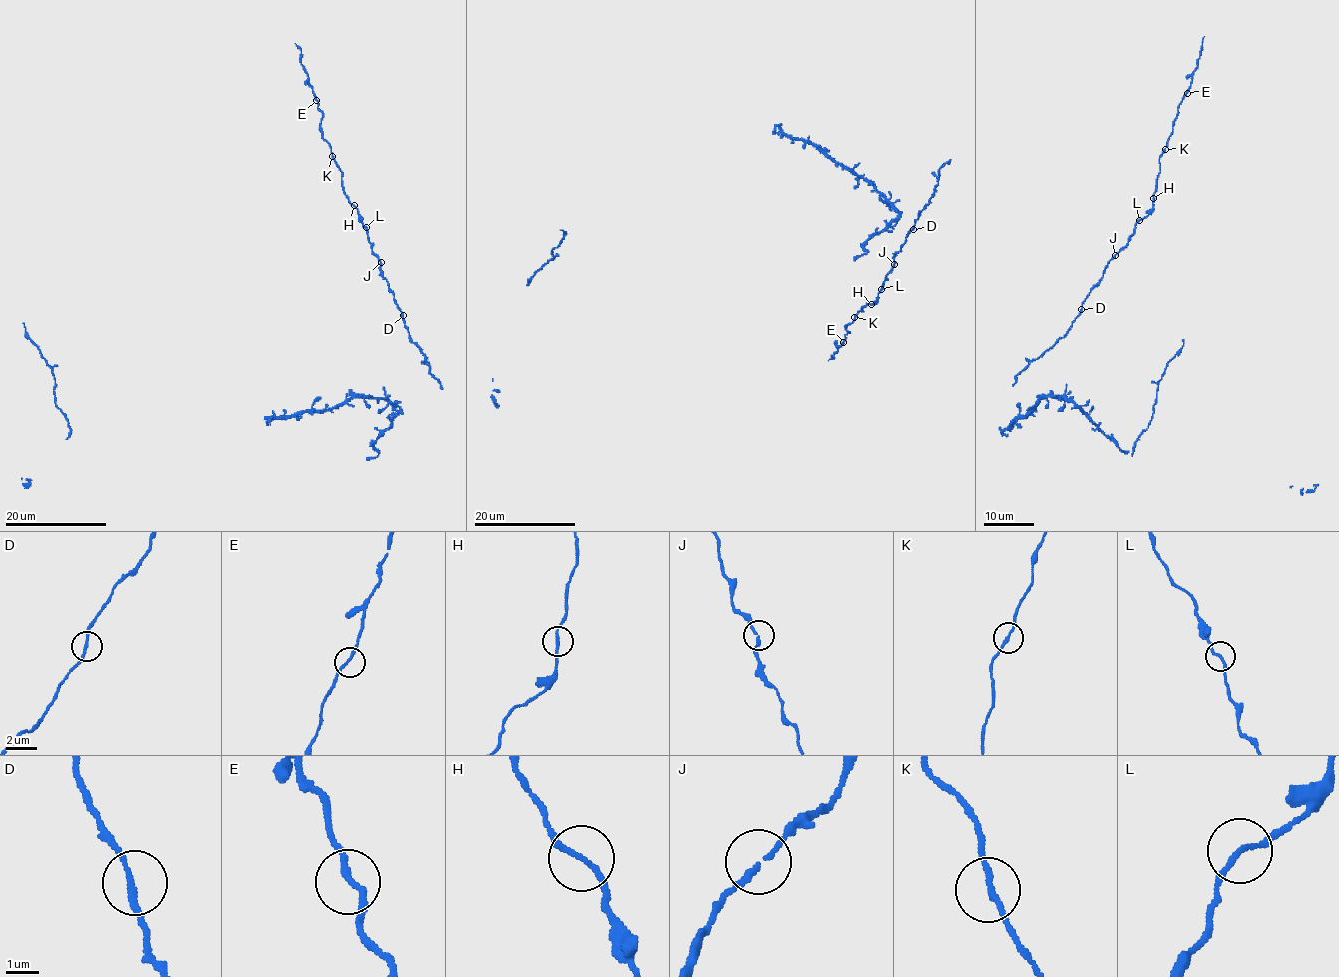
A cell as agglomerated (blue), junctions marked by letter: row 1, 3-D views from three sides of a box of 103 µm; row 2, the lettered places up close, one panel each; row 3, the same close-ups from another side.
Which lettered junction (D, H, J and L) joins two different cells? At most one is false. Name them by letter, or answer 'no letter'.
no letter

